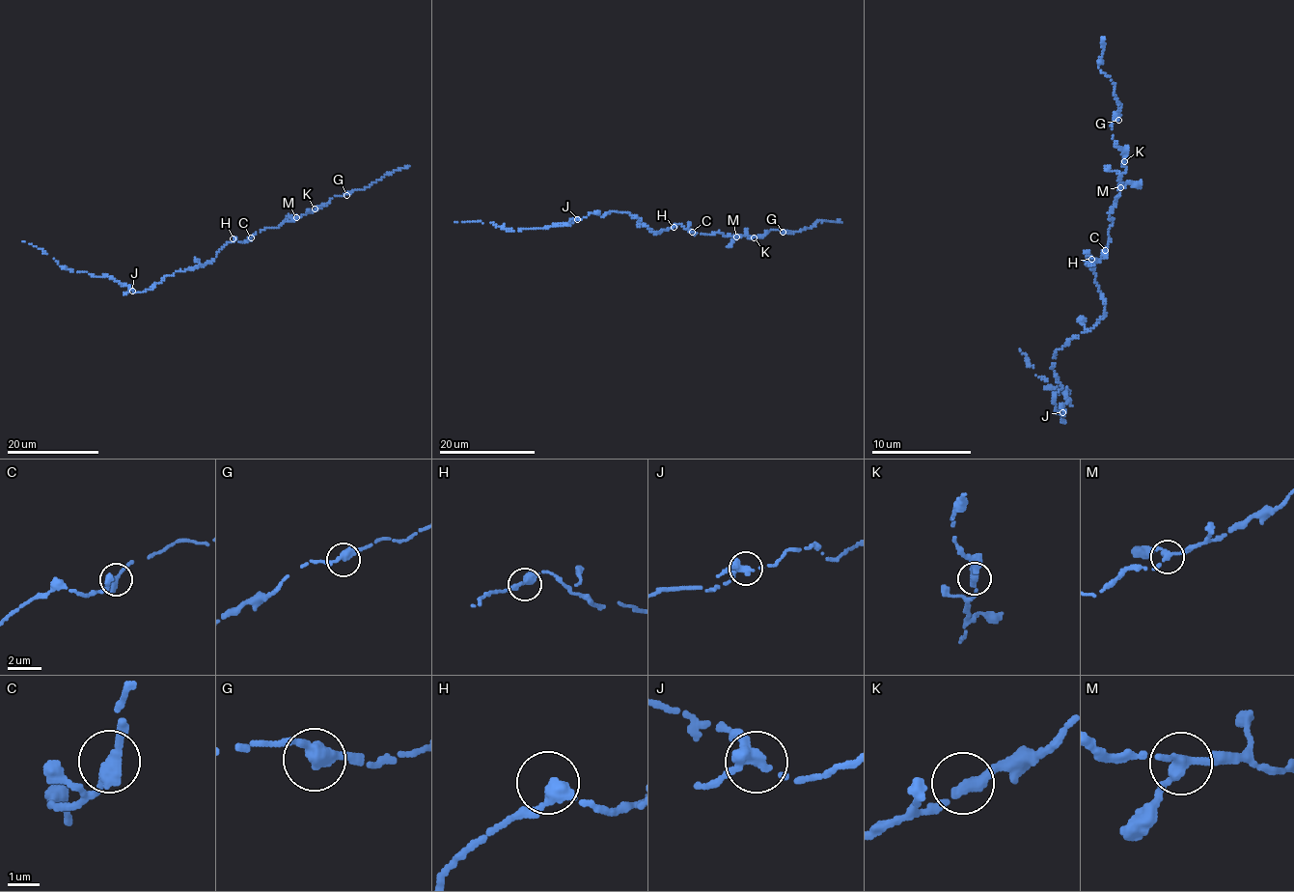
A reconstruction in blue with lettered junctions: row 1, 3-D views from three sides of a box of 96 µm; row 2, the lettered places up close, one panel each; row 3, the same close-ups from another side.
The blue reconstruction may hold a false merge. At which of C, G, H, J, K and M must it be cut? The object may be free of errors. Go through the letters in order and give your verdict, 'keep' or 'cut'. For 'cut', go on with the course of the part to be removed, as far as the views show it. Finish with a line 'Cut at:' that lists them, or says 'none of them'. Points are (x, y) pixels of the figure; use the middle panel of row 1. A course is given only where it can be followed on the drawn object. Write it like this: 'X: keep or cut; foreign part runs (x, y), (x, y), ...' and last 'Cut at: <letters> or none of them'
C: keep
G: keep
H: keep
J: cut; foreign part runs (577, 219), (571, 224), (512, 230), (491, 222), (455, 221)
K: keep
M: keep
Cut at: J

